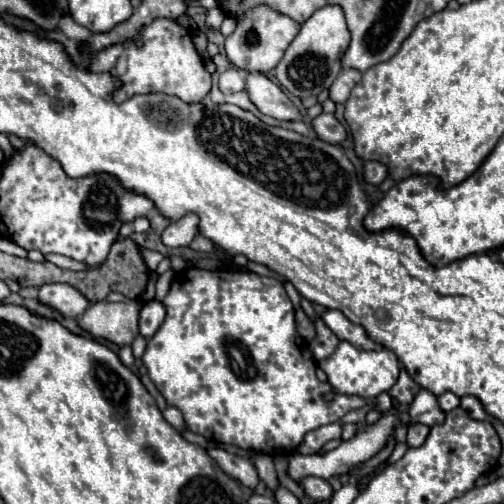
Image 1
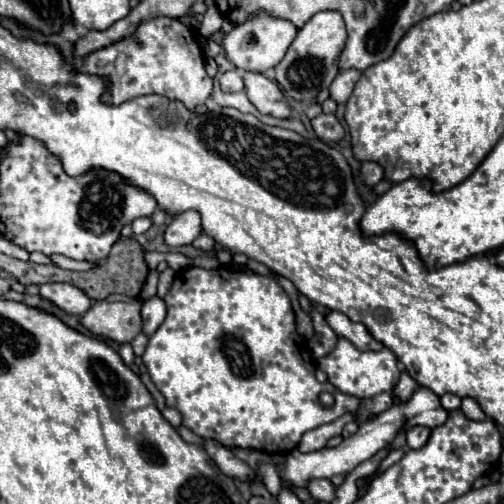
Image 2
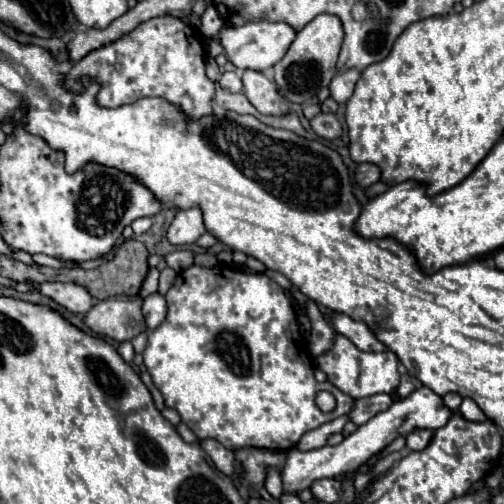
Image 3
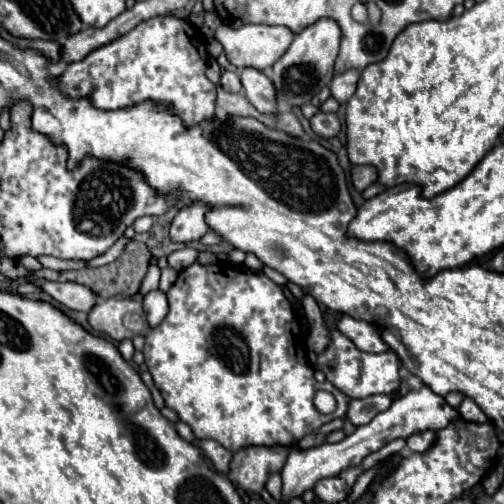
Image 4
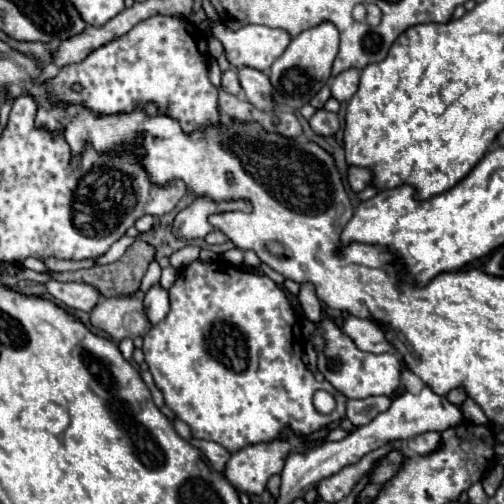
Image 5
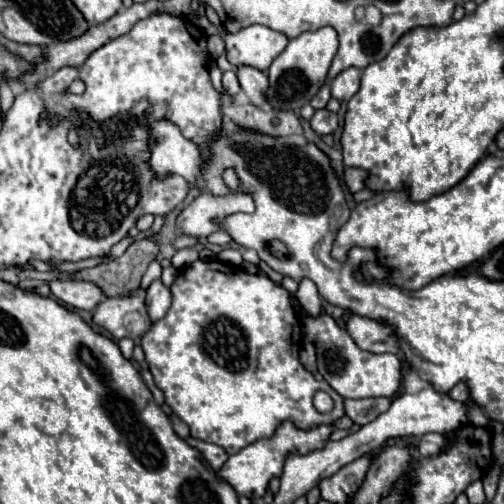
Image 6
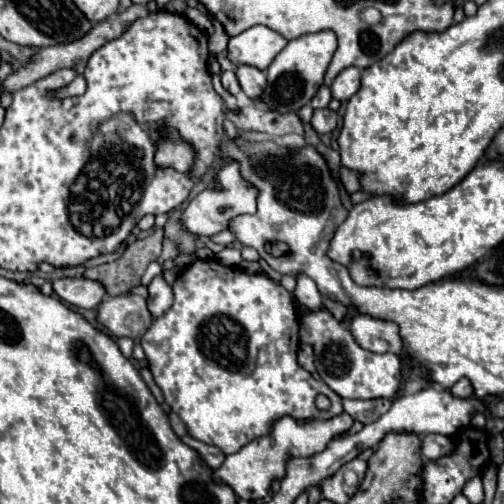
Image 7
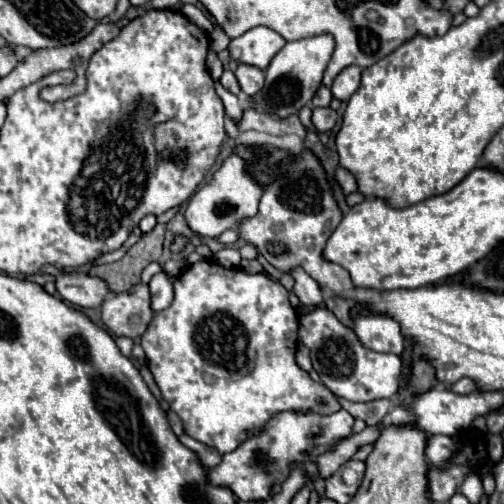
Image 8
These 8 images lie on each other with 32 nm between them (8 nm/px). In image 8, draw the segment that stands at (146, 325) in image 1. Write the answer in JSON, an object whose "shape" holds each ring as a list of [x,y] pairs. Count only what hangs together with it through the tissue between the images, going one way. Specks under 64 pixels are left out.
{"shape":[[[166,272],[156,274],[156,276],[150,280],[148,288],[150,288],[150,294],[152,294],[152,298],[150,298],[150,308],[152,308],[154,314],[166,310],[166,308],[172,304],[174,288],[172,288],[172,282],[168,280]]]}

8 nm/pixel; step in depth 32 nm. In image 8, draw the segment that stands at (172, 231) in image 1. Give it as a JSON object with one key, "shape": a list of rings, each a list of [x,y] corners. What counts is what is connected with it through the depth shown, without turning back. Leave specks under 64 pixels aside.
{"shape":[[[230,154],[222,162],[222,166],[214,172],[212,180],[190,198],[184,218],[194,234],[216,238],[224,230],[236,228],[236,224],[244,216],[254,216],[258,208],[258,200],[260,200],[260,186],[252,180],[252,176],[244,172],[244,160]]]}

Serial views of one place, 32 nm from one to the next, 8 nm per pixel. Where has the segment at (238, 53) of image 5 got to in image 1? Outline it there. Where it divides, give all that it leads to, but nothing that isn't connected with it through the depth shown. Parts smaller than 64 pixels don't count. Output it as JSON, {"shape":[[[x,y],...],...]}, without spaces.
{"shape":[[[258,4],[244,12],[242,18],[238,18],[236,30],[226,38],[226,54],[228,60],[238,66],[244,72],[268,72],[276,68],[276,64],[282,60],[288,44],[296,38],[300,32],[300,24],[292,20],[286,14],[280,14],[278,10]]]}

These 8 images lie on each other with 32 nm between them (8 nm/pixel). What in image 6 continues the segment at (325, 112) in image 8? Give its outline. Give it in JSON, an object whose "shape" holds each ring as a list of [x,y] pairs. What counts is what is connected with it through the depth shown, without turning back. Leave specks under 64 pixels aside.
{"shape":[[[316,110],[316,114],[310,120],[310,126],[316,134],[324,136],[324,134],[332,134],[338,128],[338,116],[330,110]]]}

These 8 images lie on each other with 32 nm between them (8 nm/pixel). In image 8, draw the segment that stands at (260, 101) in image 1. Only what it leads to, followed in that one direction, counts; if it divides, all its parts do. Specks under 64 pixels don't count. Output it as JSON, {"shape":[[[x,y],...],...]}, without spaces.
{"shape":[[[238,64],[236,78],[238,78],[240,88],[242,88],[242,92],[246,96],[254,96],[264,86],[264,72],[260,68],[256,68],[256,66]]]}

